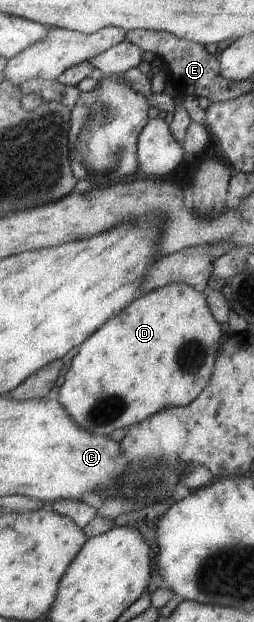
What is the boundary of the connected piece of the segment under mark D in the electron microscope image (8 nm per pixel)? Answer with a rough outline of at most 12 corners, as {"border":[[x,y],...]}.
{"border":[[176,282],[81,343],[58,401],[93,435],[189,405],[221,323]]}

